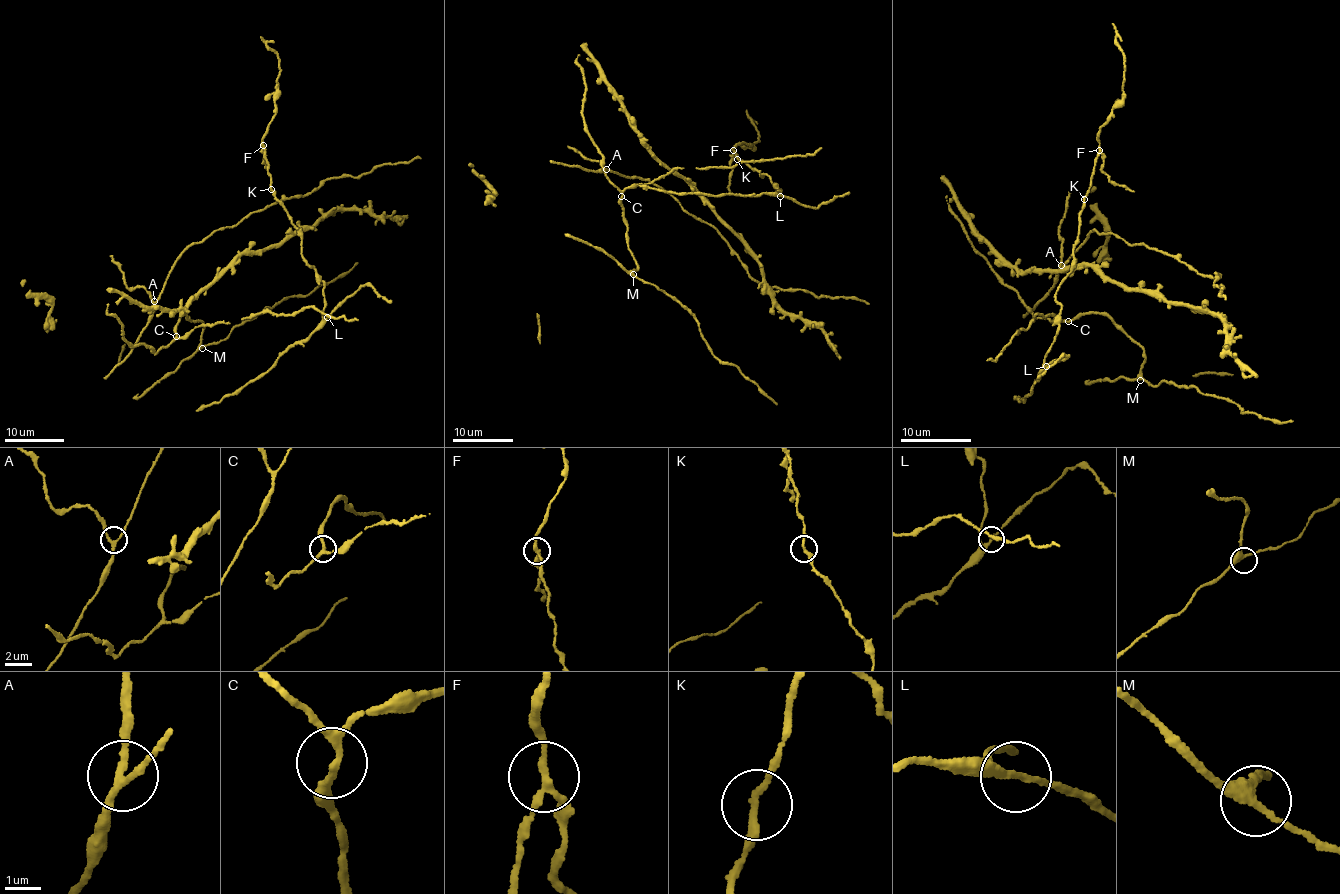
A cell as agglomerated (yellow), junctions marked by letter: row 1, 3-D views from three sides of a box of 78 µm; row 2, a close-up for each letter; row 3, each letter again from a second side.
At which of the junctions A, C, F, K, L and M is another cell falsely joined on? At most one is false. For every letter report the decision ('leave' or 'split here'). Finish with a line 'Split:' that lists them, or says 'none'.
A: leave
C: leave
F: split here
K: leave
L: leave
M: leave
Split: F

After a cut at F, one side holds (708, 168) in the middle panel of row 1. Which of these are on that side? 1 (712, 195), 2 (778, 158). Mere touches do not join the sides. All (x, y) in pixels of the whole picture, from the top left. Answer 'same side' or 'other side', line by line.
1: same side
2: same side

